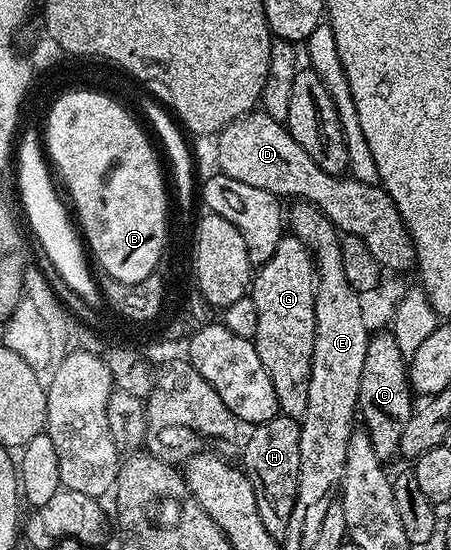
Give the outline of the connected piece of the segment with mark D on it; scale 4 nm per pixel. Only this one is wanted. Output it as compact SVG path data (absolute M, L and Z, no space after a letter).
M252 110L229 122L217 134L219 140L215 144L215 156L219 159L218 171L229 178L237 178L237 182L246 182L249 186L257 186L257 190L269 190L269 194L286 198L295 196L300 201L313 204L319 208L340 233L356 236L369 246L373 258L377 258L380 269L391 274L403 274L406 268L415 268L415 247L407 227L403 225L397 206L389 198L389 194L379 184L366 184L360 180L352 180L350 175L330 176L301 150L301 146L287 130L286 123L275 120L268 112Z

